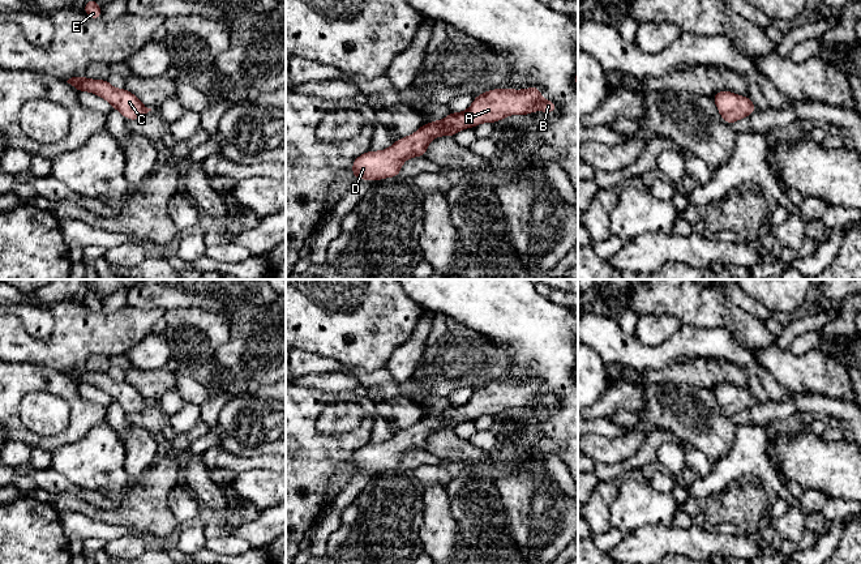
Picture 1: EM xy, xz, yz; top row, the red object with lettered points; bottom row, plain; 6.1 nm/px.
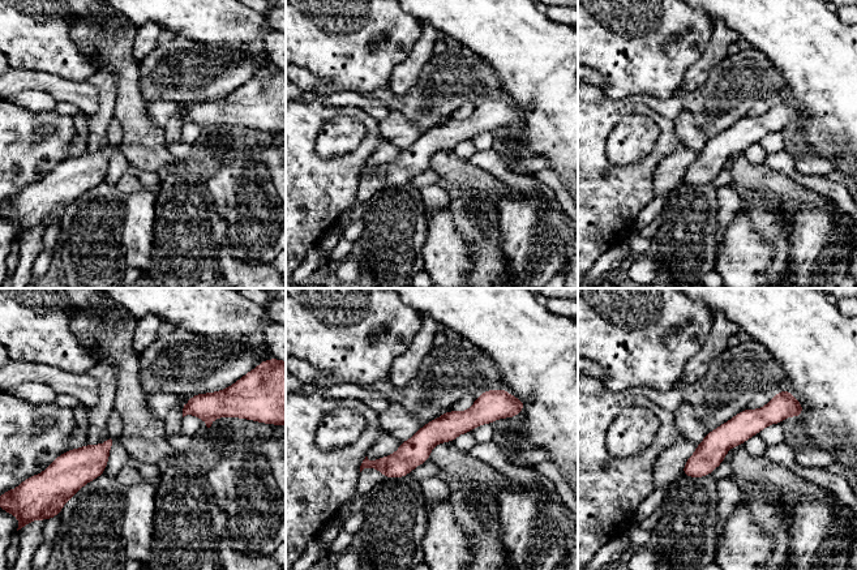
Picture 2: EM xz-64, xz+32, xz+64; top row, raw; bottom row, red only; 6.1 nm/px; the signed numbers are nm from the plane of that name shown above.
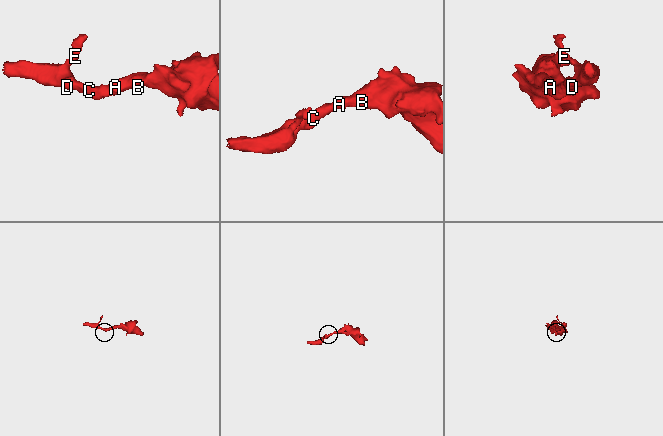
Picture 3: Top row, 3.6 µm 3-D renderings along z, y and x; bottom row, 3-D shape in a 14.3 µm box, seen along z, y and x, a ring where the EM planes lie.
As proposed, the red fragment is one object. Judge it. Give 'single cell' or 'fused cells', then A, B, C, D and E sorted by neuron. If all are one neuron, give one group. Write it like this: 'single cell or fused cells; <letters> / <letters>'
single cell; A B C D E

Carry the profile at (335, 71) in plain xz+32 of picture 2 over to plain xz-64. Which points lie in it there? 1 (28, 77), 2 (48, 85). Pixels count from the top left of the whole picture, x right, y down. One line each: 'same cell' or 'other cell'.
1: other cell
2: other cell

